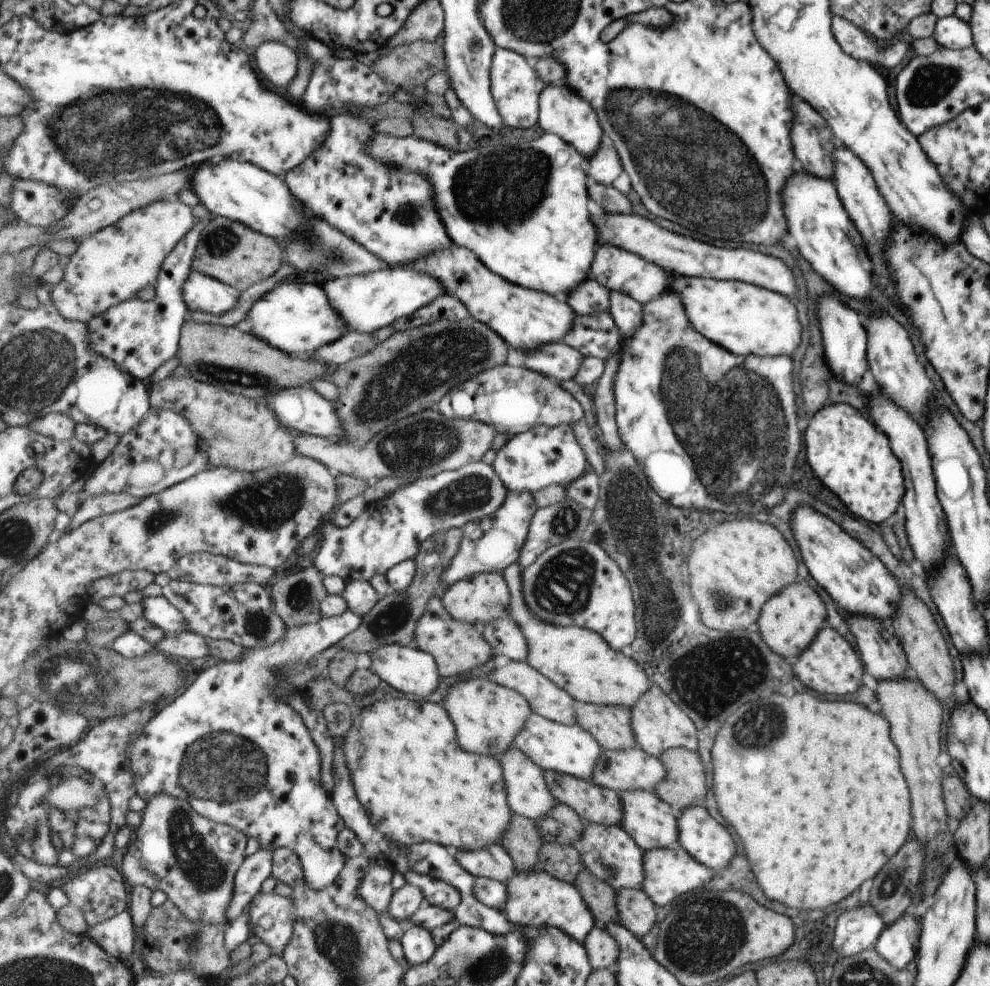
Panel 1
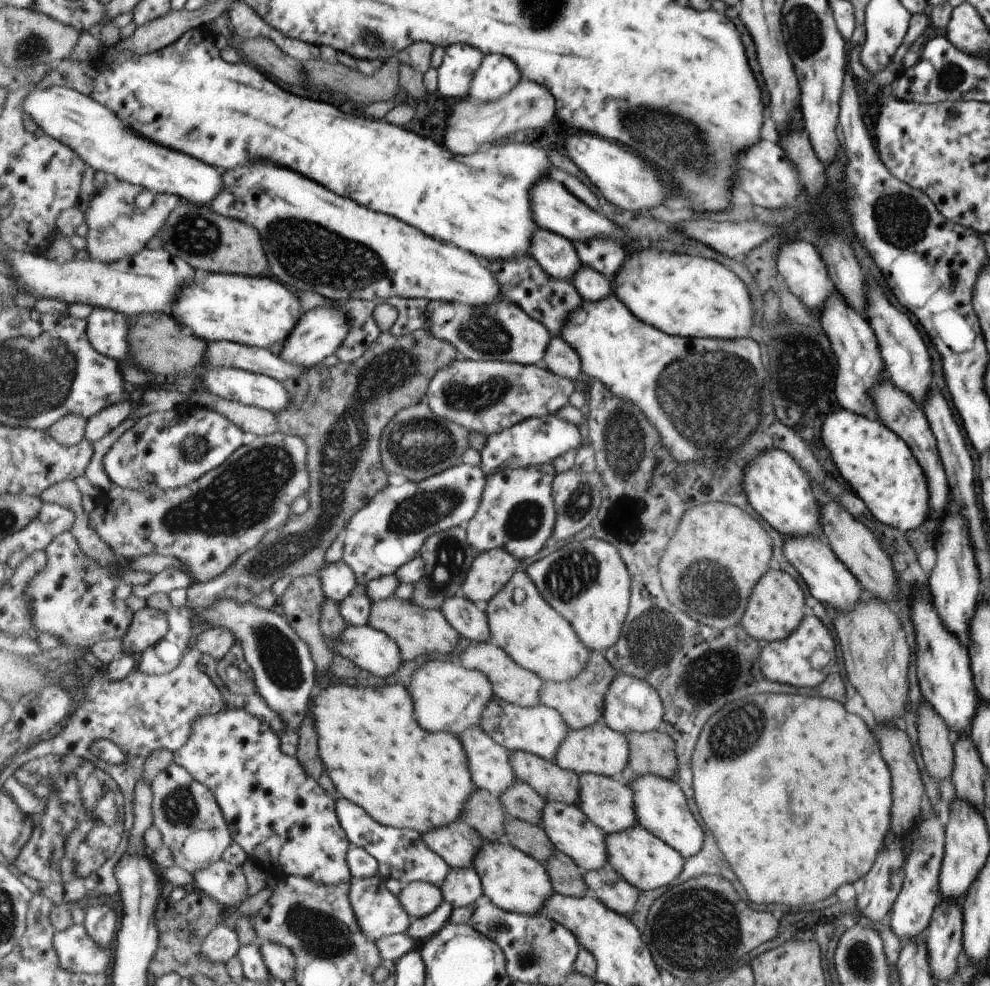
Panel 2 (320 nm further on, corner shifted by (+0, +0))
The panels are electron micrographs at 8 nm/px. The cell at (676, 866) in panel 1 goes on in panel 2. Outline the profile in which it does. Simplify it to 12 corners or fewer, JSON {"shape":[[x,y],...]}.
{"shape":[[640,825],[609,834],[609,865],[641,891],[672,885],[681,854]]}

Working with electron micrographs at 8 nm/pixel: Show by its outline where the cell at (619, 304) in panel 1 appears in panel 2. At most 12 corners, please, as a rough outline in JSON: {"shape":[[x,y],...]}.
{"shape":[[584,264],[572,282],[585,301],[615,294],[599,270]]}

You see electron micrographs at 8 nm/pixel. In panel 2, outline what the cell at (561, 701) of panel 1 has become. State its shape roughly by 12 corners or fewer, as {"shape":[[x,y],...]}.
{"shape":[[469,645],[460,664],[489,676],[495,697],[541,704],[543,681],[503,648]]}

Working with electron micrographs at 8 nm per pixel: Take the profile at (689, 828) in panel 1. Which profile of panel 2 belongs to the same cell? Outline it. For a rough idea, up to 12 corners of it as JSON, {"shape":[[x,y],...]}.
{"shape":[[674,778],[630,786],[643,829],[695,856],[705,840]]}

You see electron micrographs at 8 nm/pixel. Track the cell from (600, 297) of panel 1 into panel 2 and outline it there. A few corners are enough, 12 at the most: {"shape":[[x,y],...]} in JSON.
{"shape":[[537,228],[531,254],[555,280],[583,263],[575,244]]}

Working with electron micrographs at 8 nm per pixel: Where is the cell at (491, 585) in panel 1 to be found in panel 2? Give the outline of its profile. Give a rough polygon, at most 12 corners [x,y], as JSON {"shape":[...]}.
{"shape":[[499,548],[477,553],[461,594],[491,603],[521,569]]}

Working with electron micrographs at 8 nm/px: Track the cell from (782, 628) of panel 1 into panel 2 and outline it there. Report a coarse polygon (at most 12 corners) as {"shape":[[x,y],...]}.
{"shape":[[773,567],[753,586],[739,626],[760,643],[803,620],[803,592]]}

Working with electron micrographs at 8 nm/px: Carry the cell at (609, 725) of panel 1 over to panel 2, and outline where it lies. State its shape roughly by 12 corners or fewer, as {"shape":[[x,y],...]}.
{"shape":[[593,651],[571,682],[545,681],[541,703],[571,729],[604,720],[618,674]]}

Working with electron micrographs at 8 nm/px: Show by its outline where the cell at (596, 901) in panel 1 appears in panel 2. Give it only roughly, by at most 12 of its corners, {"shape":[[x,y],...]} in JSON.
{"shape":[[562,851],[547,865],[557,893],[591,893],[585,872]]}

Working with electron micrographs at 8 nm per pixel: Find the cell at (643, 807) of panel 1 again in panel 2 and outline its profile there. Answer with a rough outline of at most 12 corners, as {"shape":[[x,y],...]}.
{"shape":[[581,776],[577,804],[607,835],[639,826],[635,790]]}

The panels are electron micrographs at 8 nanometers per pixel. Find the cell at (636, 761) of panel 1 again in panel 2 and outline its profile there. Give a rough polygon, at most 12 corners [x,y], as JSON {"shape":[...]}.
{"shape":[[604,720],[571,729],[555,762],[580,776],[623,774],[632,749]]}

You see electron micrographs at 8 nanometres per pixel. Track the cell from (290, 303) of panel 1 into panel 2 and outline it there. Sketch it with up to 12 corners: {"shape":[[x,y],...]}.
{"shape":[[197,271],[175,320],[209,341],[269,349],[304,313],[273,276]]}

